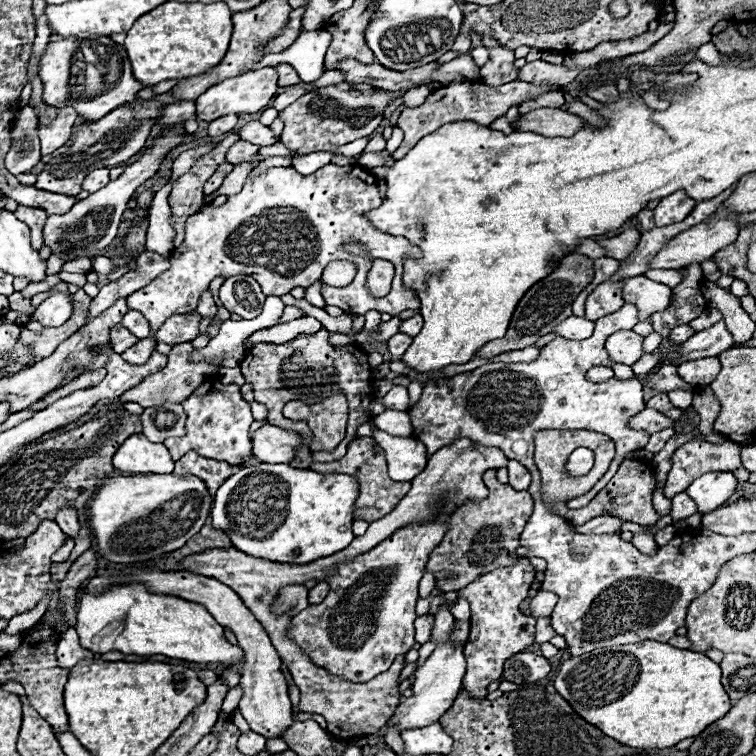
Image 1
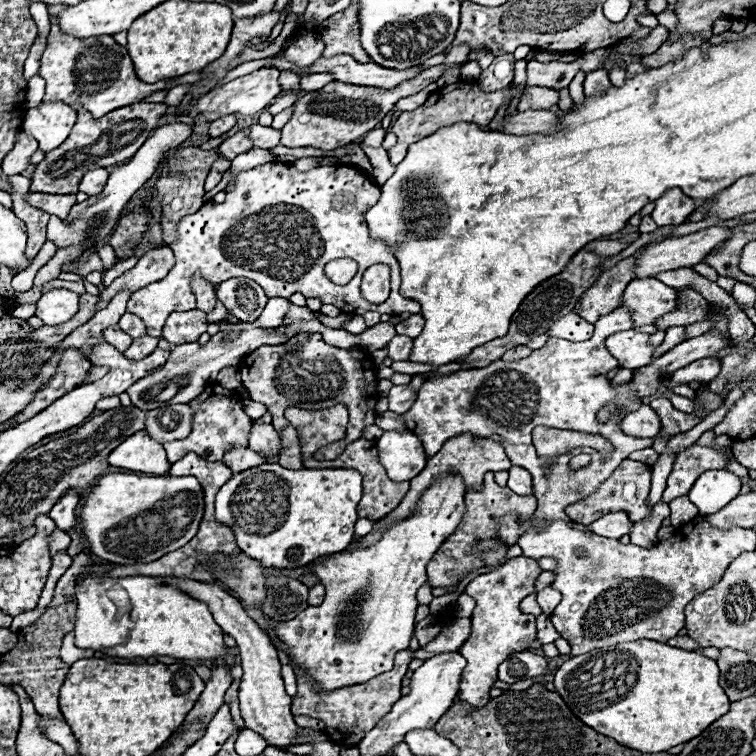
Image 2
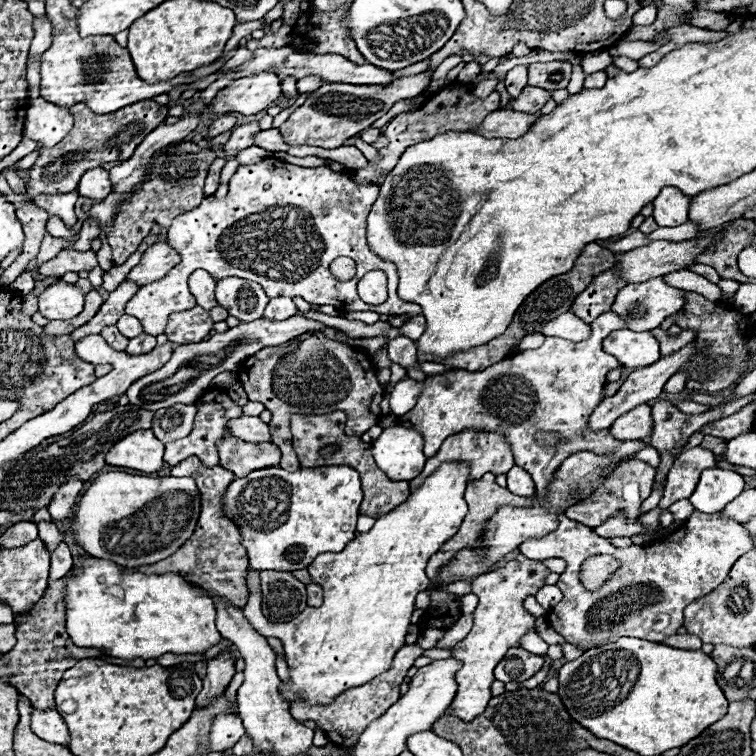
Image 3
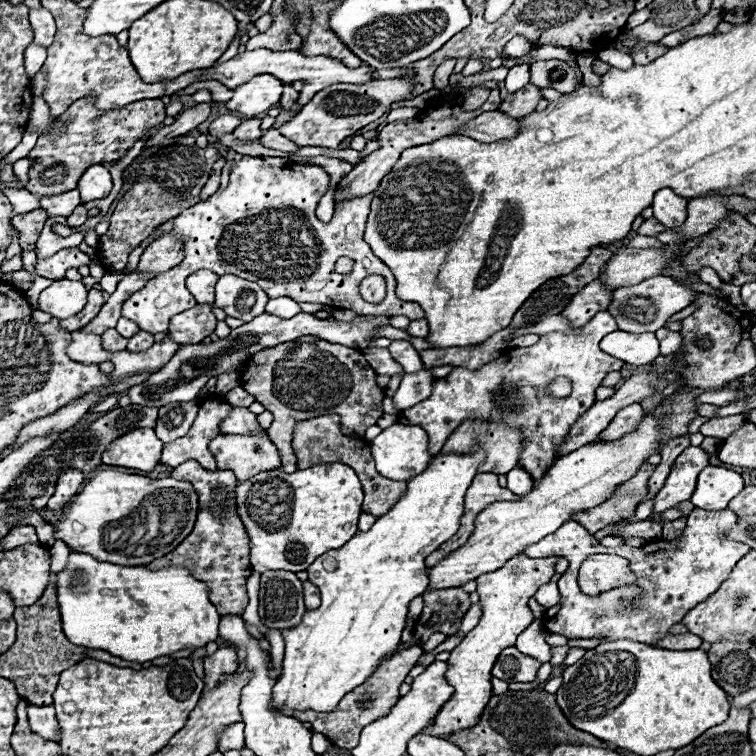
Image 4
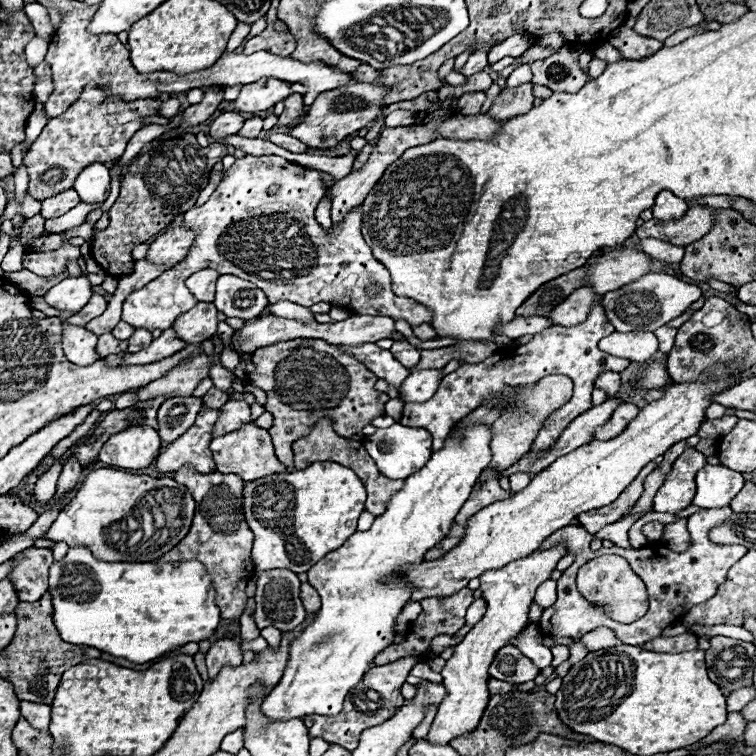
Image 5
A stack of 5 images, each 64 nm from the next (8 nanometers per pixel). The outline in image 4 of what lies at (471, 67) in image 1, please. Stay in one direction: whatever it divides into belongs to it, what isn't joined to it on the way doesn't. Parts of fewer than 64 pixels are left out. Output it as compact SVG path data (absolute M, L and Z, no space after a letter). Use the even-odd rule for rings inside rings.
M372 80L364 84L334 84L320 90L290 122L280 126L280 132L294 140L298 146L322 146L338 148L338 144L356 134L366 124L378 120L390 110L392 102L402 100L410 92L410 84L404 80Z

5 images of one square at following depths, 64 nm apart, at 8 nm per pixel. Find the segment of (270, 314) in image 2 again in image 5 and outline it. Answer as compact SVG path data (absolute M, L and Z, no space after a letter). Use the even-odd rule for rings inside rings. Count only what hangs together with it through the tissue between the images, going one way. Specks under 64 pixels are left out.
M288 300L270 304L270 312L274 316L284 316L288 320L314 320L314 314L306 306L300 306L300 304L288 302Z

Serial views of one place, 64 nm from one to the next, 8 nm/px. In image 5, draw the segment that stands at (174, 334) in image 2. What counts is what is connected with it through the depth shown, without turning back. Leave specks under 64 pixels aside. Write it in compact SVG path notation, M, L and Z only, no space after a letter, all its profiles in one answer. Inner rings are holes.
M198 302L192 310L178 316L172 328L176 330L176 336L188 344L204 342L208 336L216 334L216 312L218 310L212 302Z

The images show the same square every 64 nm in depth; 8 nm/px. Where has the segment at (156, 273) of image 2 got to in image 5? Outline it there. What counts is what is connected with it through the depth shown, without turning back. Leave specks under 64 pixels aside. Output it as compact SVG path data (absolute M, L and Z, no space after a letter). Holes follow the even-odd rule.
M184 226L166 230L162 236L158 236L148 250L146 260L154 262L154 264L178 264L180 260L184 260L184 256L188 254L188 248L192 246L192 240L196 238L196 234Z

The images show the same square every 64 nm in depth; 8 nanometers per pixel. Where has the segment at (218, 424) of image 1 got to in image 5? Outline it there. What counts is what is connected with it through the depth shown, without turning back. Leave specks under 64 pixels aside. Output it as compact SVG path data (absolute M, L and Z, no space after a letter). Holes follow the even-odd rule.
M202 408L194 426L184 432L184 436L174 440L166 448L166 452L156 458L156 470L166 474L188 464L190 468L196 468L196 472L210 472L214 464L208 446L212 438L214 420L218 420L218 410Z

